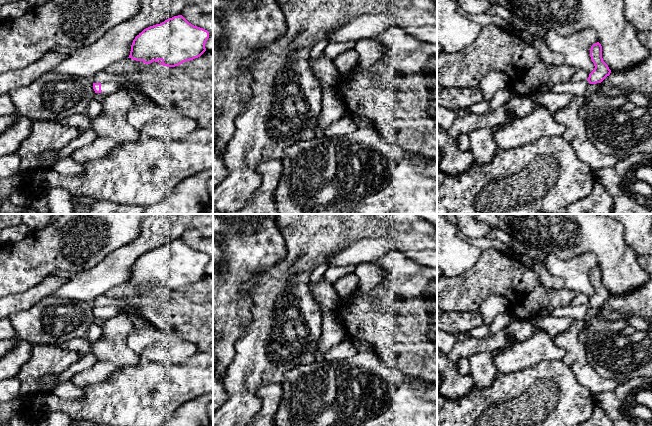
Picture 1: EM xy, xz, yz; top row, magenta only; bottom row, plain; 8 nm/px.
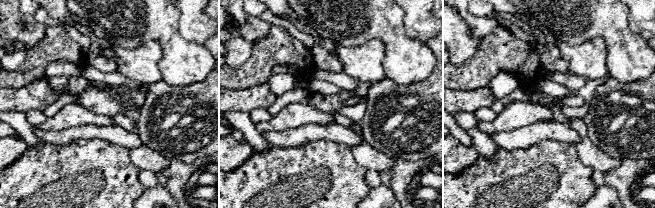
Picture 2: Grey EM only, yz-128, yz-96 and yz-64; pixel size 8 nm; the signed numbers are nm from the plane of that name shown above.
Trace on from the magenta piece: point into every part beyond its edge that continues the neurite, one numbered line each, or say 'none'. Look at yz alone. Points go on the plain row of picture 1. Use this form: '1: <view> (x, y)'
1: yz (579, 312)

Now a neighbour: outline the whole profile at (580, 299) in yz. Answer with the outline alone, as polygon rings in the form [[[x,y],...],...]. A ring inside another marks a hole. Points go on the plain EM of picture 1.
[[[578,294],[570,303],[572,306],[578,306],[587,304],[589,301],[589,298],[584,294]]]

